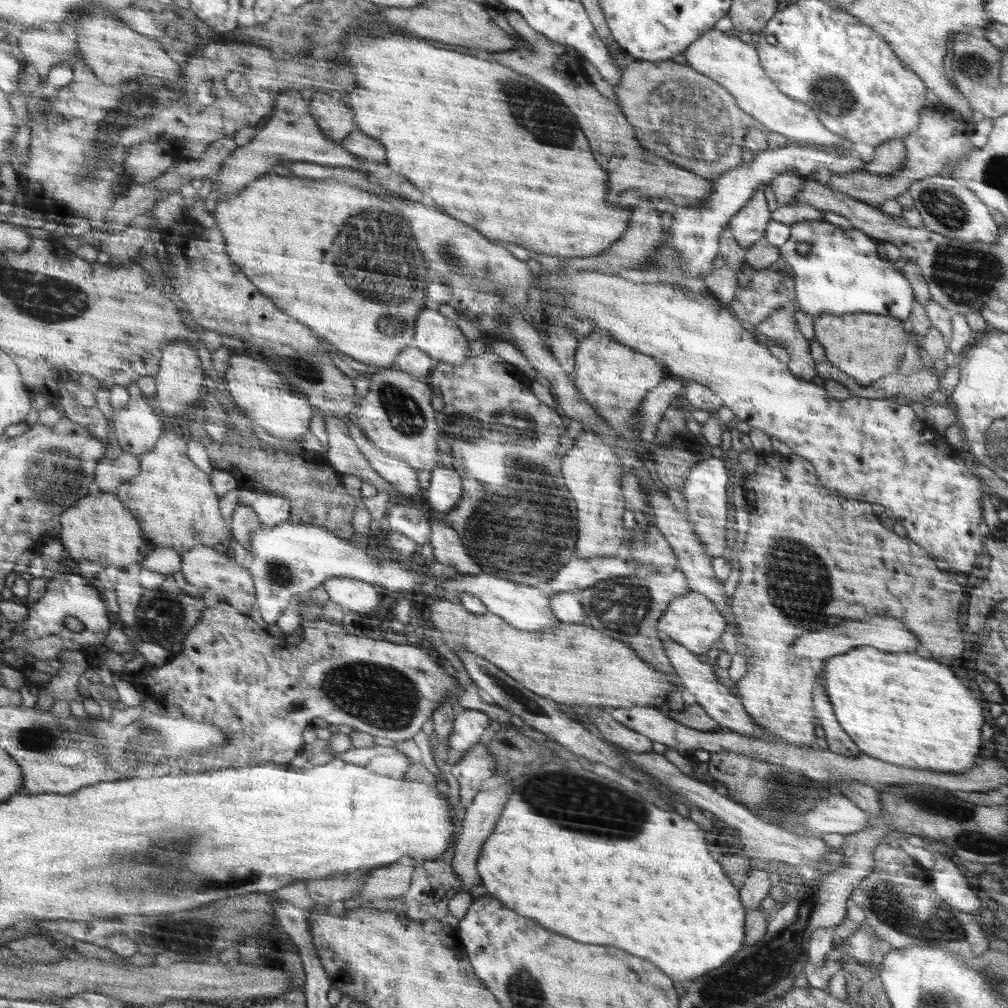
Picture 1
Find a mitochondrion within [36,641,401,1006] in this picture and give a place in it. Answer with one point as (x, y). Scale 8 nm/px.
(163, 865)

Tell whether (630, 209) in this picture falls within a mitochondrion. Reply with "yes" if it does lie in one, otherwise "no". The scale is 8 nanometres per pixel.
no

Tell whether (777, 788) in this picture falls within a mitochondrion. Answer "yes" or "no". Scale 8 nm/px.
yes

